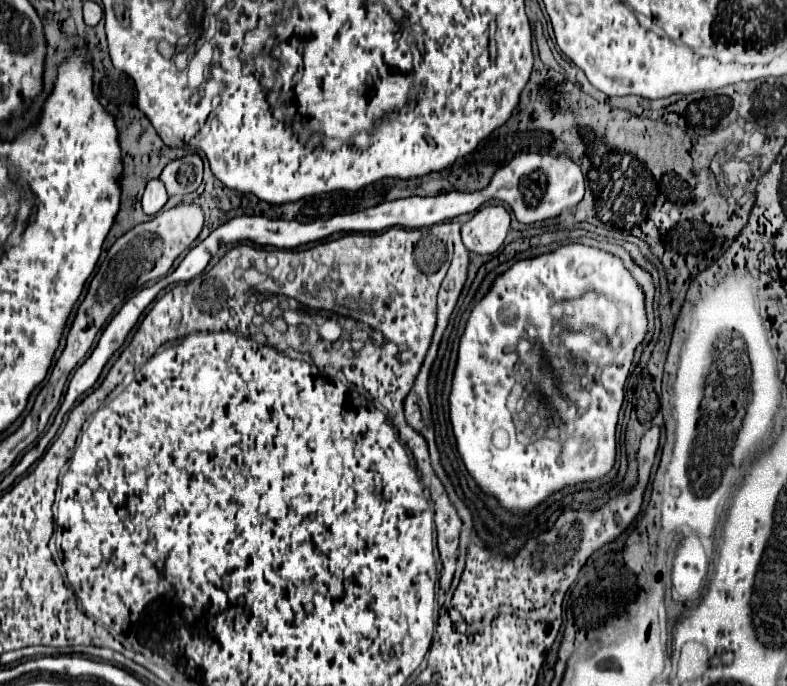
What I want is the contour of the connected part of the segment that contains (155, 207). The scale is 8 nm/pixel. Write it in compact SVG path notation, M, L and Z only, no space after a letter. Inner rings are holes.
M154 179L146 185L146 191L144 191L144 197L142 197L142 209L146 215L156 215L168 201L168 195L166 195L166 189L164 185Z

